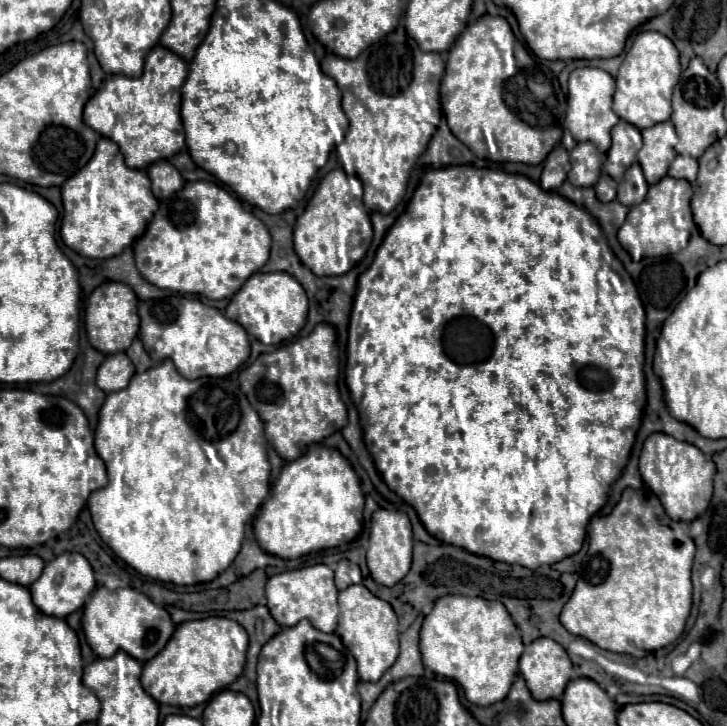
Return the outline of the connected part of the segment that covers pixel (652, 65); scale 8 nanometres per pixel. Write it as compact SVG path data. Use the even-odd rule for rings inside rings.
M640 32L634 38L634 42L618 70L612 110L622 120L634 124L640 130L668 120L672 114L670 98L672 98L674 86L680 80L680 72L682 72L682 68L680 68L680 60L678 60L678 50L672 44L672 40L660 32Z

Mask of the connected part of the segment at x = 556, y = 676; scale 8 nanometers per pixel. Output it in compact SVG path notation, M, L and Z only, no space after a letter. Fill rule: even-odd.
M538 638L520 656L520 674L536 700L560 700L572 678L572 662L558 642Z

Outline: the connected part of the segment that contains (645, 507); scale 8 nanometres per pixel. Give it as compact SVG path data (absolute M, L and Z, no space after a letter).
M626 488L620 502L608 516L590 520L590 548L588 564L582 570L570 600L560 612L562 626L574 634L590 640L598 648L644 658L672 642L676 642L686 626L692 608L692 562L696 554L694 540L688 534L688 522L674 522L664 512L660 500L652 490Z

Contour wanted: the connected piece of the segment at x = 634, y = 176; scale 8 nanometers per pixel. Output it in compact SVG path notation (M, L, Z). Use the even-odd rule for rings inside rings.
M634 162L632 168L628 168L622 182L618 184L618 202L622 202L624 206L636 206L646 198L646 192L648 182L644 180L640 164Z

